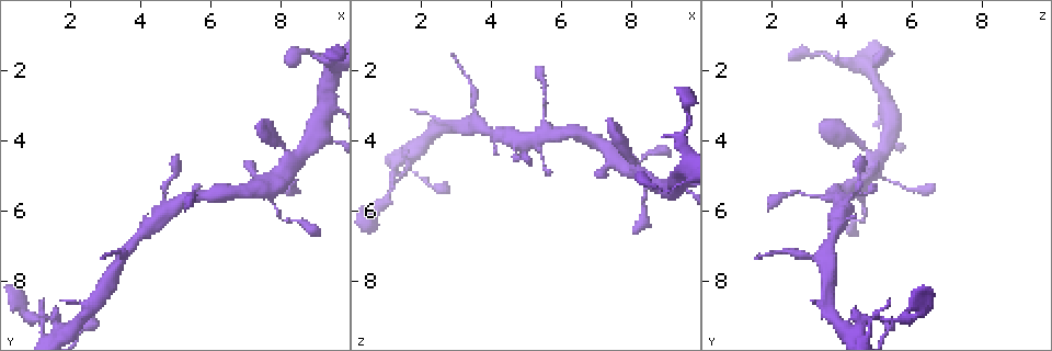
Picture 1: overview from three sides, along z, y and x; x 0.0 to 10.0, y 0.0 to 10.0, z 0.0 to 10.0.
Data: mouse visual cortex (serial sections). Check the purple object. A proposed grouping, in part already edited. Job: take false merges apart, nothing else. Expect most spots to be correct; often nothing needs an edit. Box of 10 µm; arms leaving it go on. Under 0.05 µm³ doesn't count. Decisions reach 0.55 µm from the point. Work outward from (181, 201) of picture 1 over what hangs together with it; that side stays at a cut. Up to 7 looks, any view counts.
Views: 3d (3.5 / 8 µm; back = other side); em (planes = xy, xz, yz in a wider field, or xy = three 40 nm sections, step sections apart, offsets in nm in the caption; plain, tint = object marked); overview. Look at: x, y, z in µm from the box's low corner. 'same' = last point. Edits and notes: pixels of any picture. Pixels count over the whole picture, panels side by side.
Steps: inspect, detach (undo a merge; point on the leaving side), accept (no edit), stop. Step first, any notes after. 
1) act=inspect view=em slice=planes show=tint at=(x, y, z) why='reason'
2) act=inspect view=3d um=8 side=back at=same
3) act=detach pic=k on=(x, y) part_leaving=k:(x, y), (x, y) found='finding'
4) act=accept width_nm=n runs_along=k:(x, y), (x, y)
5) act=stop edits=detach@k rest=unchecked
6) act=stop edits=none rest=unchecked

act=inspect view=3d um=8 at=(3.55, 7.25, 3.60) why='a fork'

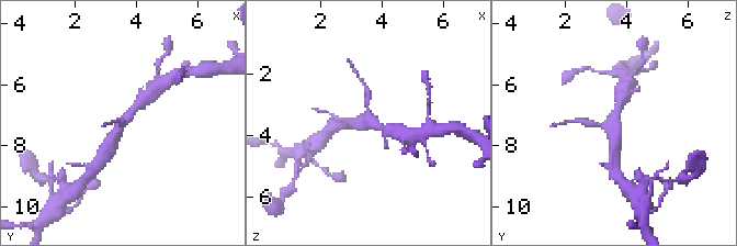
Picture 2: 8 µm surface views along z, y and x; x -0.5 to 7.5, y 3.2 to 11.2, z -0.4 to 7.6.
act=inspect view=3d um=3.5 at=same

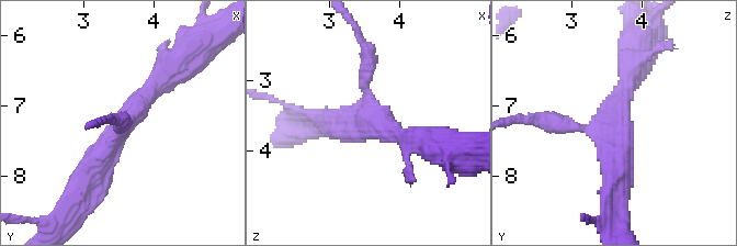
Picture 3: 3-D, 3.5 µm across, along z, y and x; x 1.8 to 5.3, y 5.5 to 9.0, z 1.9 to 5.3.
act=inspect view=em slice=xy step=1 show=tint at=(3.55, 7.20, 3.55) why='now the EM'

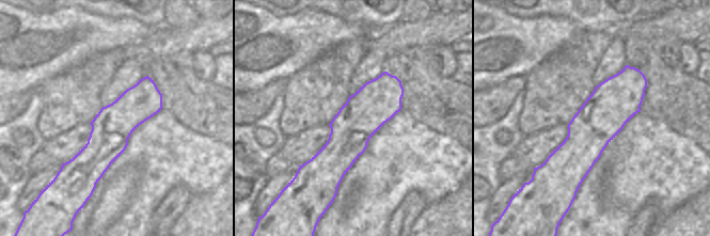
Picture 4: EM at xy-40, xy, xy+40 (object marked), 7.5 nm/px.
act=accept width_nm=320 runs_along=3:(171, 67), (121, 124), (87, 185) found='continuous, no second cell'

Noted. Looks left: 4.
act=inspect view=3d um=3.5 at=(7.75, 5.30, 4.40) why='sudden change in width'

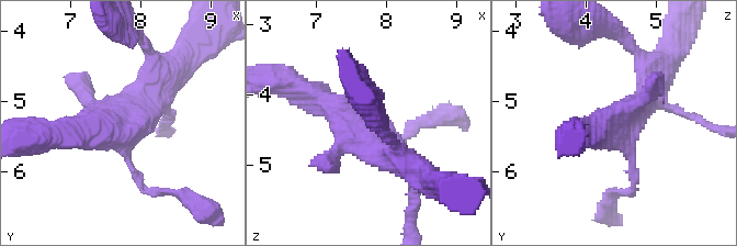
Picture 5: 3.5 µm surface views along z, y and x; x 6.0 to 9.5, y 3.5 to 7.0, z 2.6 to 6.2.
act=inspect view=em slice=planes show=tint at=(7.70, 5.35, 4.45) why='shape alone is not enough'

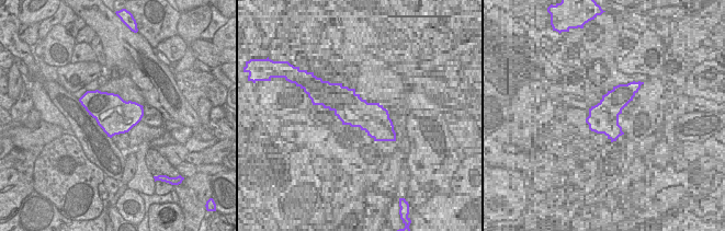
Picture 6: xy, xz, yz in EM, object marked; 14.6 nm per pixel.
act=accept runs_along=5:(304, 90), (344, 110), (405, 164) found='one cell here'

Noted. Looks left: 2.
act=inspect view=3d um=3.5 at=(9.00, 3.90, 5.40) why='branch point'

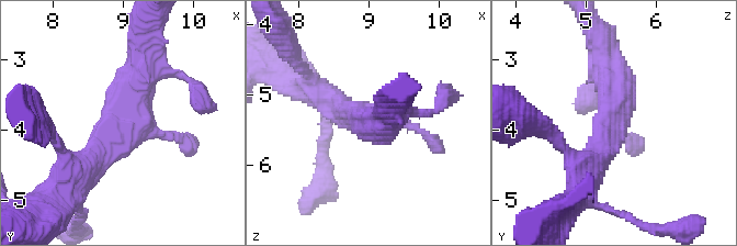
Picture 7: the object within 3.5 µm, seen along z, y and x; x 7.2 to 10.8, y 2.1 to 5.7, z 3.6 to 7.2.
act=inspect view=em slice=xy step=3 show=tint at=(9.00, 3.90, 5.35)

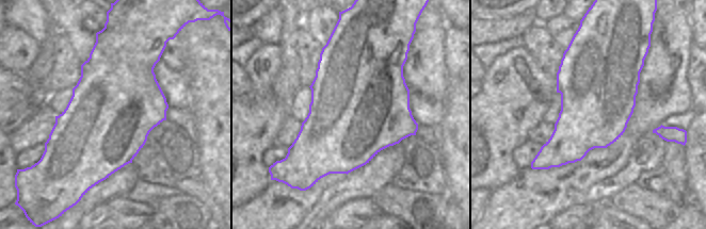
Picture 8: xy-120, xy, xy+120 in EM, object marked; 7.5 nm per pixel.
act=accept width_nm=750 runs_along=7:(75, 174), (123, 120), (143, 53) found='continuous, no second cell'

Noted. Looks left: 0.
act=stop edits=none rest=unchecked

